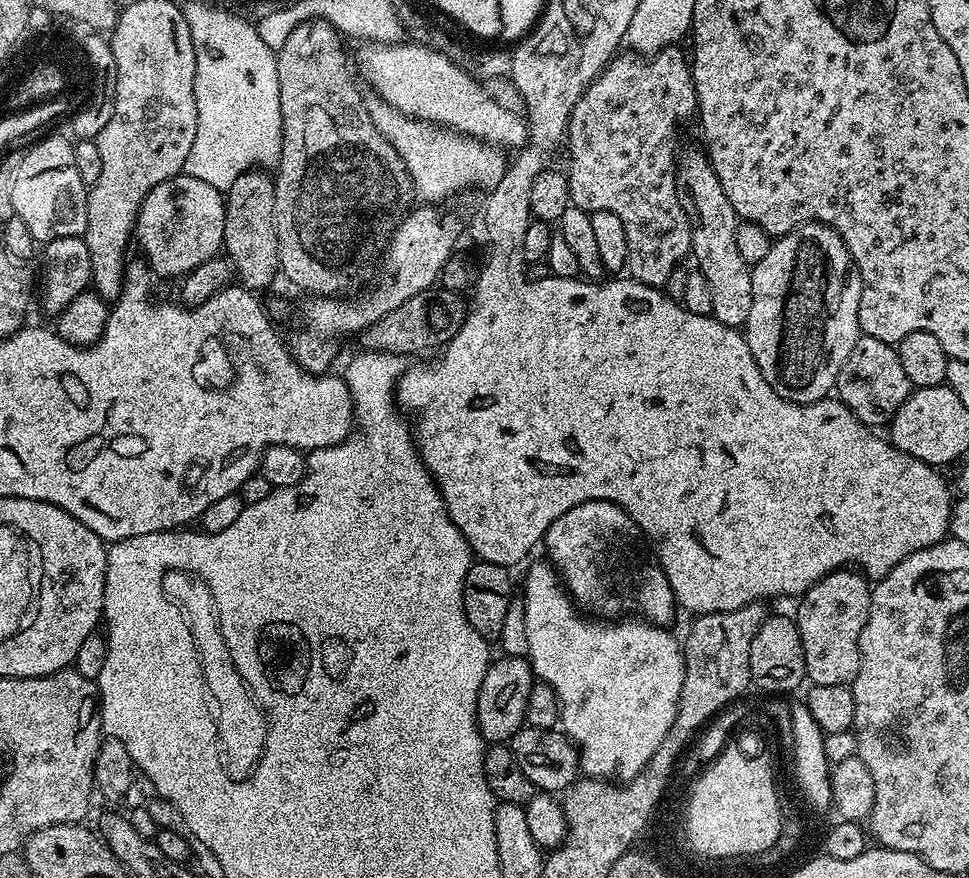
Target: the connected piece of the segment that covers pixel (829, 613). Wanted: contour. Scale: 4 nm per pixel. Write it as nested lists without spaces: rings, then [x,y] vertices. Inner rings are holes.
[[[847,567],[823,576],[799,597],[794,619],[802,638],[806,676],[812,684],[851,685],[858,674],[860,635],[870,614],[872,589],[869,577]]]

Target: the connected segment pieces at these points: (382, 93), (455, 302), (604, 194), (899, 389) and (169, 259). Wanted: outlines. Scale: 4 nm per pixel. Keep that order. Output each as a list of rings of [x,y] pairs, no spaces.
[[[415,42],[373,44],[364,46],[360,52],[358,72],[376,91],[375,95],[397,108],[403,116],[414,120],[427,120],[442,128],[451,128],[483,140],[501,149],[519,150],[528,143],[528,125],[512,112],[507,112],[496,100],[488,100],[477,77],[454,66],[450,58],[438,54],[433,48]]]
[[[433,286],[414,294],[414,298],[406,298],[398,310],[390,310],[386,318],[379,320],[374,326],[359,333],[358,340],[370,352],[389,352],[401,358],[409,358],[414,352],[428,352],[431,348],[443,349],[462,330],[462,322],[466,315],[466,300],[459,292],[452,292],[441,286]]]
[[[673,46],[663,48],[660,52],[654,52],[648,55],[637,54],[631,50],[618,54],[609,60],[604,71],[589,84],[588,89],[578,98],[574,110],[568,119],[568,130],[566,133],[566,148],[568,144],[568,168],[566,175],[568,177],[568,189],[570,190],[570,201],[575,207],[589,214],[594,212],[613,212],[622,218],[622,226],[626,230],[626,250],[628,251],[628,263],[626,272],[629,277],[638,282],[642,282],[651,288],[663,289],[665,282],[674,274],[674,270],[681,267],[689,259],[692,250],[692,220],[686,214],[686,210],[680,201],[680,195],[676,189],[676,161],[678,151],[676,152],[676,131],[680,128],[683,120],[688,120],[697,115],[696,91],[692,81],[692,64],[684,57],[683,47]]]
[[[863,334],[854,342],[854,350],[850,350],[850,358],[846,358],[834,389],[838,399],[863,424],[869,426],[887,425],[892,415],[913,391],[914,385],[910,378],[906,378],[906,370],[902,370],[899,351],[893,345],[878,342],[878,338]]]
[[[183,174],[170,178],[154,186],[154,190],[150,190],[136,219],[134,240],[137,245],[140,243],[149,266],[158,275],[183,278],[196,267],[221,255],[224,246],[224,198],[225,193],[219,188],[210,186],[210,182],[202,182],[202,178]]]

